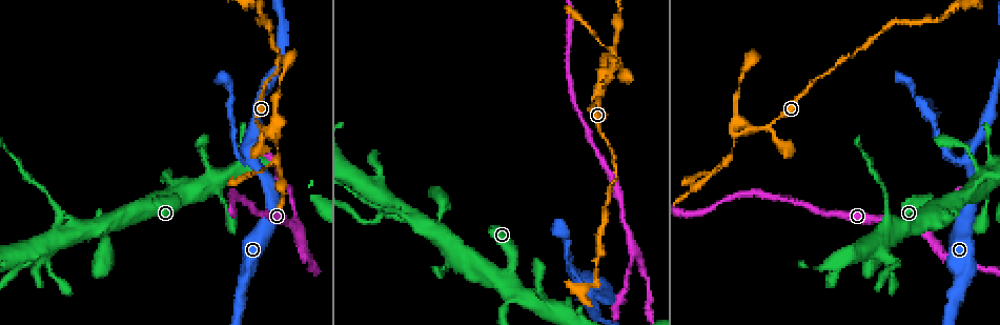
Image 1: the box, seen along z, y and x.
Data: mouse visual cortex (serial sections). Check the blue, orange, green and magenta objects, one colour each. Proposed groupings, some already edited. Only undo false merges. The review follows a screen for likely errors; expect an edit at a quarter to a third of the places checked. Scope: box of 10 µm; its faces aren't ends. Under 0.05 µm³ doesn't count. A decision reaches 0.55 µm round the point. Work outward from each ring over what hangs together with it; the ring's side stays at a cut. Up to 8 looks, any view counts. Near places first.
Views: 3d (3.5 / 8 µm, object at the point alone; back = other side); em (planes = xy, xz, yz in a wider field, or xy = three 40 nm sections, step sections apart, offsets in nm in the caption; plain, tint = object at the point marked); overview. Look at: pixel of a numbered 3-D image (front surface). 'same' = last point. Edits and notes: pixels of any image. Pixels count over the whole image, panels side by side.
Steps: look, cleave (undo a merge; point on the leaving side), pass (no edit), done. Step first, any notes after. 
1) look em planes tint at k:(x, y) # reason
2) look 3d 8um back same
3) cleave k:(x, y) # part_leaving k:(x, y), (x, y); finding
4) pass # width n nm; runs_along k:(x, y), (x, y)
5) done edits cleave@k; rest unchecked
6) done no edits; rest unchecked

look 3d 3.5um at 1:(969, 159) # arms part here

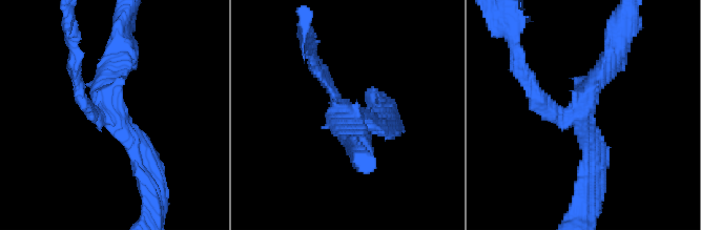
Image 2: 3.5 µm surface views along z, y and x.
look em planes tint at 2:(112, 115) # now the EM

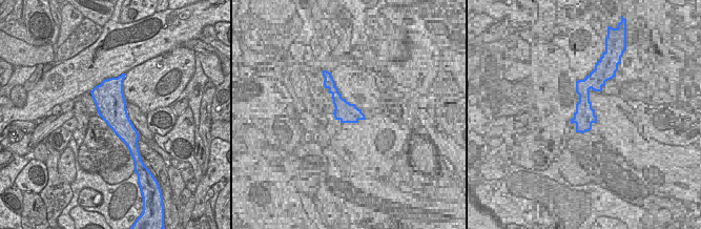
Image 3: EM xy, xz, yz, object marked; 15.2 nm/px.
pass # one cell here

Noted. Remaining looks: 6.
look 3d 8um at 1:(731, 149) # thin neck

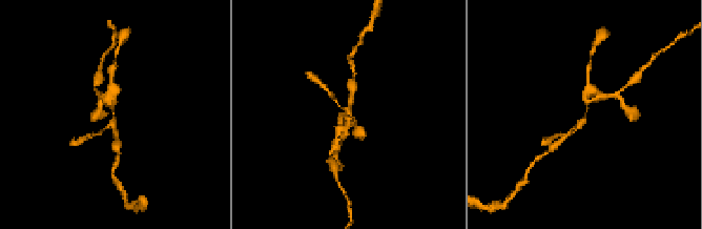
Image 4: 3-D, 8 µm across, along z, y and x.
look 3d 3.5um back same # closer look

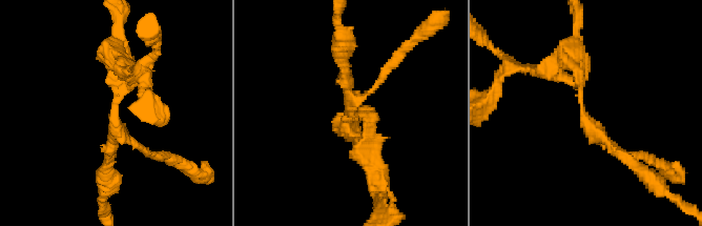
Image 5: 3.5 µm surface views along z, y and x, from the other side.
look em xy step 3 tint at 5:(118, 108) # shape alone is not enough

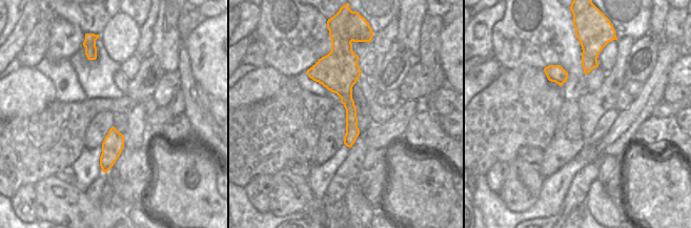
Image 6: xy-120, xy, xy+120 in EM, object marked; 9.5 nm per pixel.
pass # width 140 nm; runs_along 5:(119, 60), (108, 160); continuous, no second cell

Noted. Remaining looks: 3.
look 3d 3.5um at 1:(889, 217) # sudden change in width

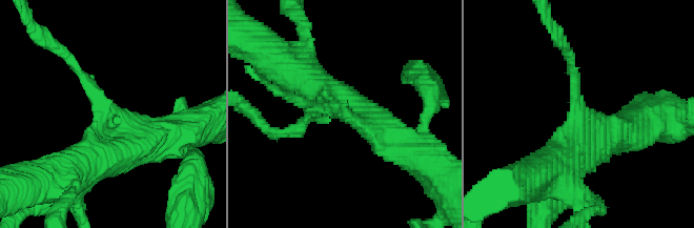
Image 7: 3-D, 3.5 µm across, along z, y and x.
look em xy step 2 tint at 7:(103, 110) # arm_widths 150, 500 nm

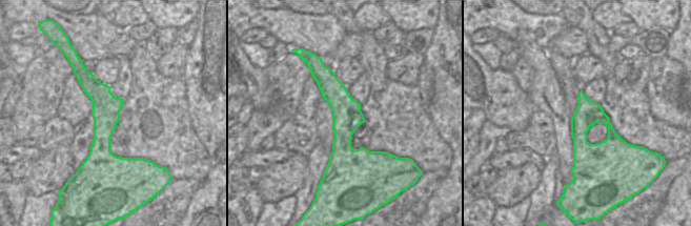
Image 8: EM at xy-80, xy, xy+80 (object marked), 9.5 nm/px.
cleave 7:(574, 74) # part_leaving 7:(576, 104), (571, 56), (554, 29); a second cell is stuck on

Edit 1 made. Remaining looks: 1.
done edits cleave@7; rest unchecked

